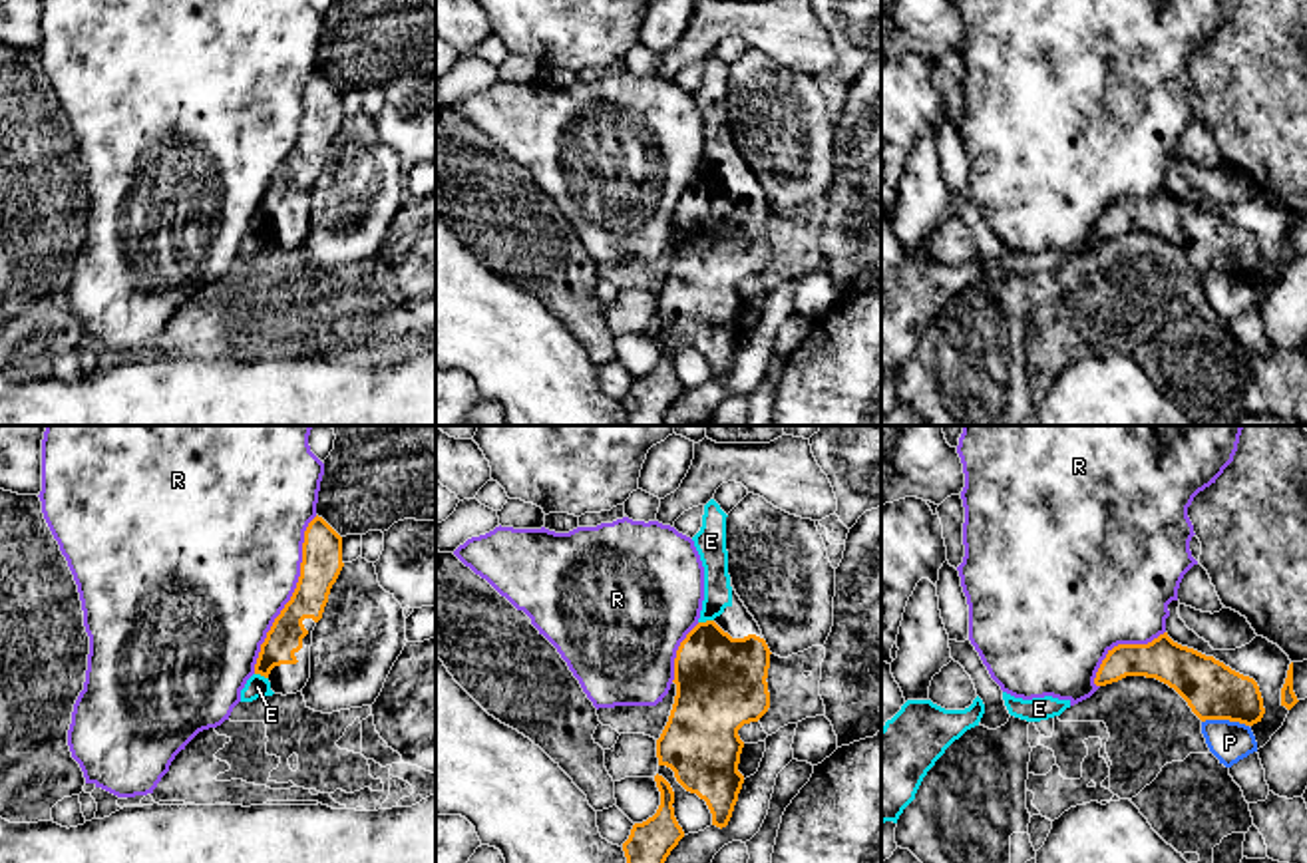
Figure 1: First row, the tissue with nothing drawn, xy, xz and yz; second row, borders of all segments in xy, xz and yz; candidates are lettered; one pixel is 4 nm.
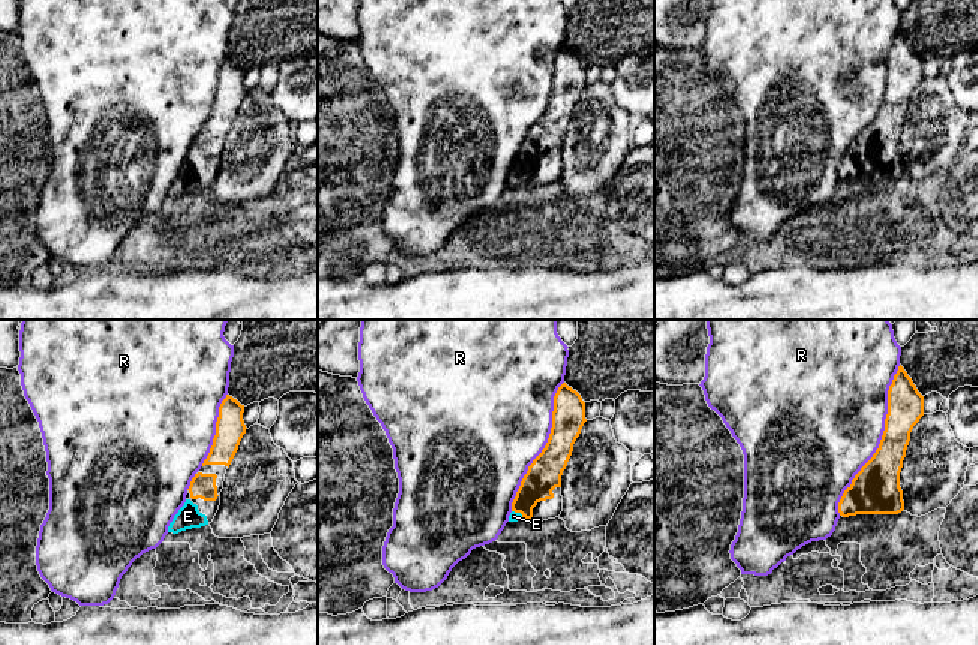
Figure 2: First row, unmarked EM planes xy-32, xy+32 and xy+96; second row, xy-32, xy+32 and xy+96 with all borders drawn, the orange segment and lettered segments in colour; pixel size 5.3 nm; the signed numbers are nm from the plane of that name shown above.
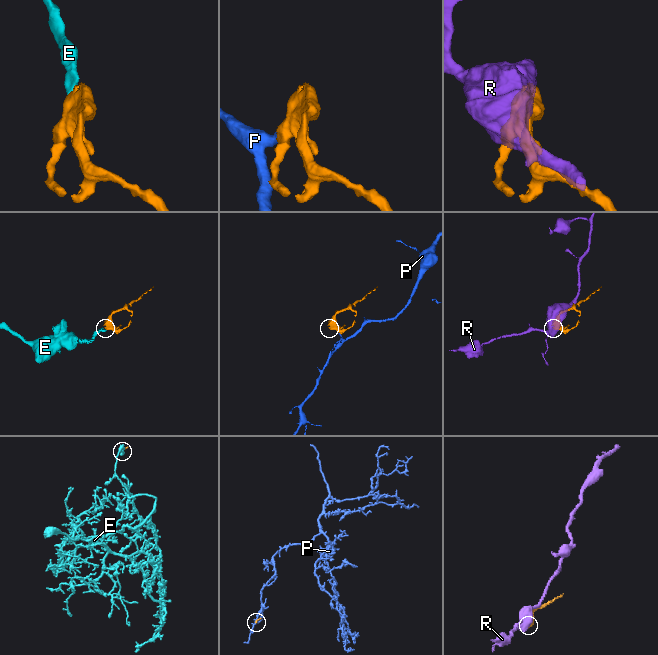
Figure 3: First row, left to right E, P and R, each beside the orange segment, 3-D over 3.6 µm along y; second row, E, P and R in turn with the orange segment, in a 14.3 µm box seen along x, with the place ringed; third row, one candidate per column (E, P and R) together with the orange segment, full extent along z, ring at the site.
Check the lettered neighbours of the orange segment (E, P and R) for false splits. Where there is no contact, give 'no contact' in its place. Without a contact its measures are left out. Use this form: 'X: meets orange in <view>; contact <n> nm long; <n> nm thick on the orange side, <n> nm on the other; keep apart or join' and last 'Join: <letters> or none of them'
E: meets orange in xz; contact 70 nm long; 360 nm thick on the orange side, 110 nm on the other; join
P: meets orange in yz; contact 190 nm long; 220 nm thick on the orange side, 160 nm on the other; keep apart
R: meets orange in xy; contact 700 nm long; 160 nm thick on the orange side, 480 nm on the other; keep apart
Join: E

